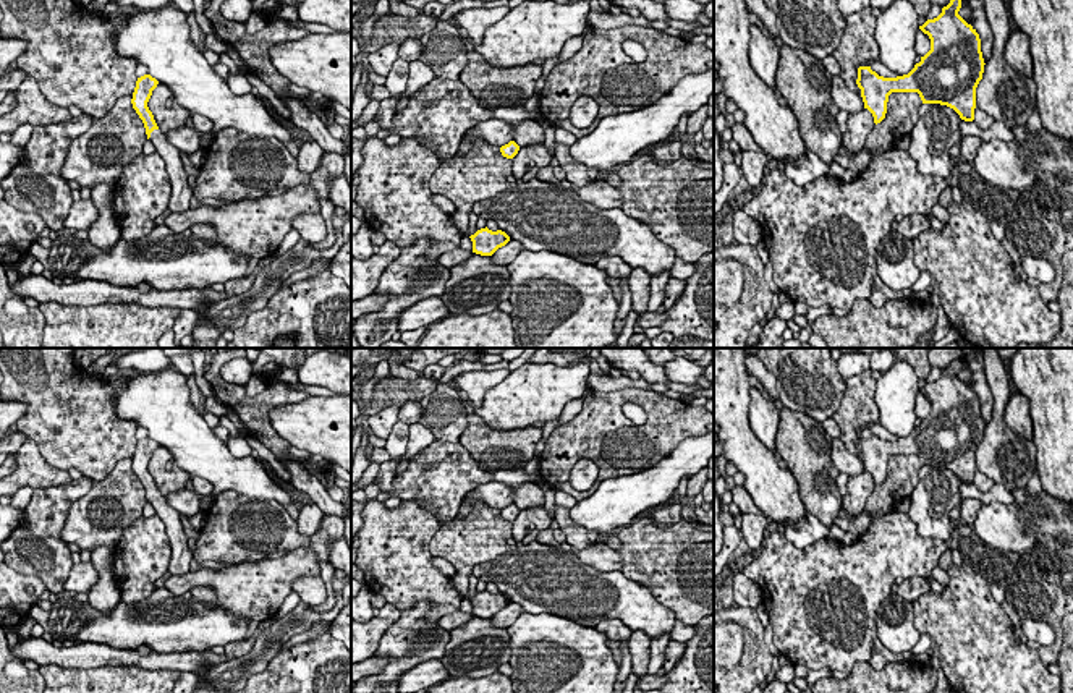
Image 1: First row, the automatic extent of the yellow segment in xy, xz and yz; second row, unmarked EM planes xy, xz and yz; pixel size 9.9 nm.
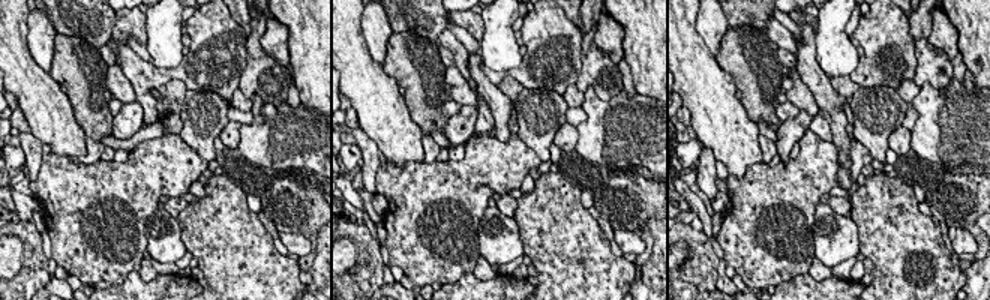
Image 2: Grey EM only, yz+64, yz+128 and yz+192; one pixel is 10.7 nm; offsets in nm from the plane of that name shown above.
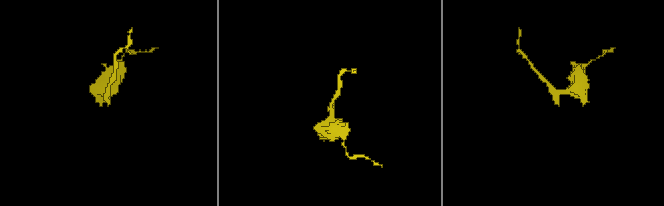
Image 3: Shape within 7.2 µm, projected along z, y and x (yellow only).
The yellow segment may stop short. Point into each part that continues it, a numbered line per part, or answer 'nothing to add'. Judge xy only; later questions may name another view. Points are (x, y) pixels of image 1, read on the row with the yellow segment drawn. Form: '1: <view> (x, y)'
1: xy (182, 193)

